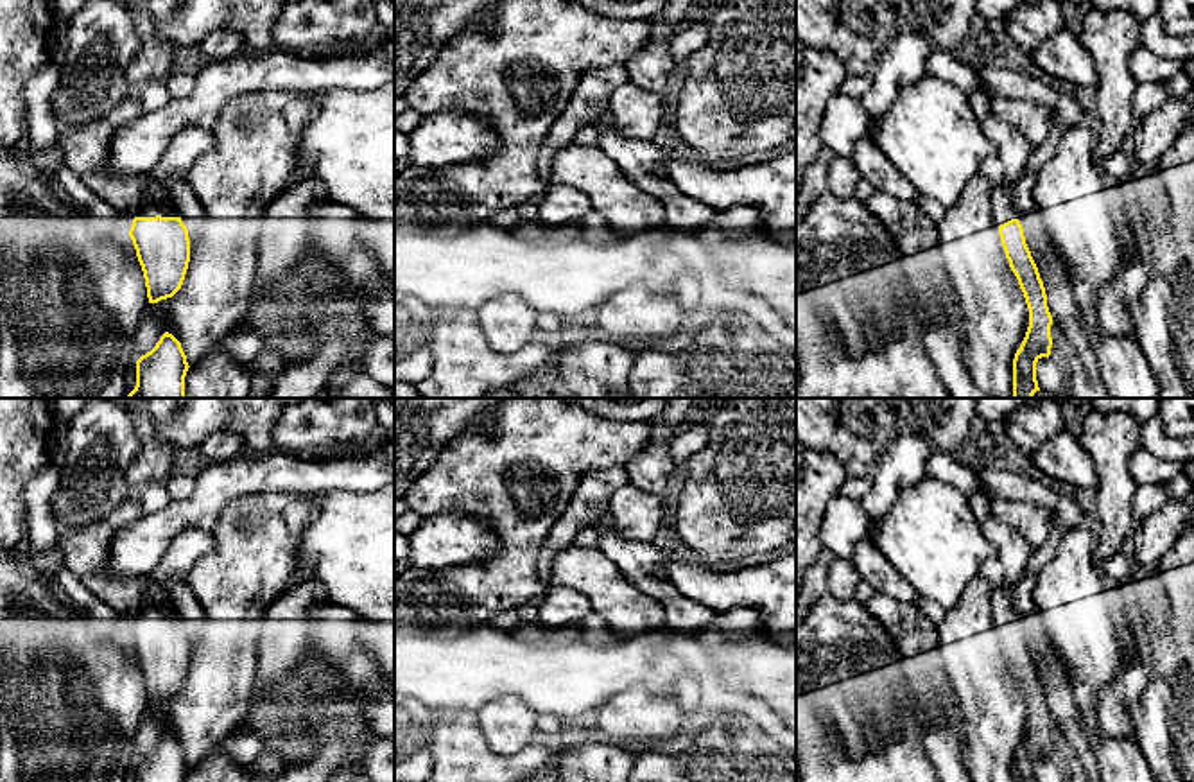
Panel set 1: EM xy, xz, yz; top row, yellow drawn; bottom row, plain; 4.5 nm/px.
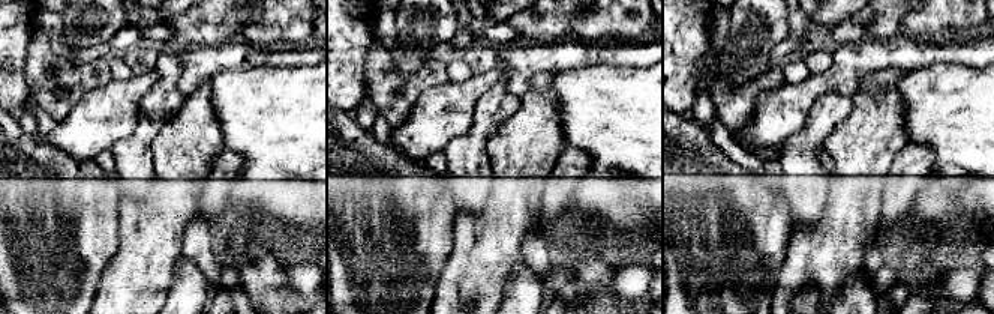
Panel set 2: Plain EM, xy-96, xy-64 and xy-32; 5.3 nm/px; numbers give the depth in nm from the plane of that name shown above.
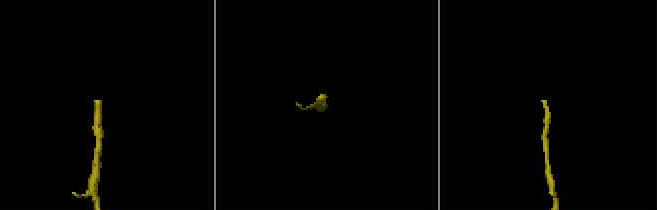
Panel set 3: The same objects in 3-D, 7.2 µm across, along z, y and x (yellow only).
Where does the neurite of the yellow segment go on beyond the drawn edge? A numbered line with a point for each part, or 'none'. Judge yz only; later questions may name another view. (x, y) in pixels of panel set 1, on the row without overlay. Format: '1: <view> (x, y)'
1: yz (1013, 551)

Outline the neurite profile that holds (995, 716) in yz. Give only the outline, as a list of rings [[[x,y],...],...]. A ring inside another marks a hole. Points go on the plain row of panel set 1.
[[[979,576],[938,624],[938,653],[965,719],[963,764],[972,782],[1013,782],[1013,760],[1027,728],[1029,710],[993,626],[991,585]]]

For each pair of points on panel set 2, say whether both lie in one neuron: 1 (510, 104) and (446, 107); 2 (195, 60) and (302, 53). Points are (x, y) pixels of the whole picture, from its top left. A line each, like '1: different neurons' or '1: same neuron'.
1: different neurons
2: same neuron

